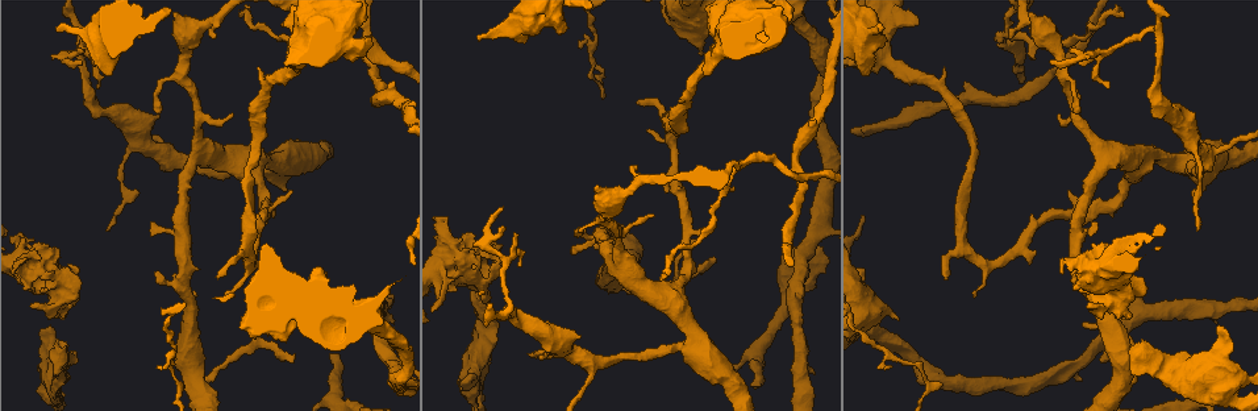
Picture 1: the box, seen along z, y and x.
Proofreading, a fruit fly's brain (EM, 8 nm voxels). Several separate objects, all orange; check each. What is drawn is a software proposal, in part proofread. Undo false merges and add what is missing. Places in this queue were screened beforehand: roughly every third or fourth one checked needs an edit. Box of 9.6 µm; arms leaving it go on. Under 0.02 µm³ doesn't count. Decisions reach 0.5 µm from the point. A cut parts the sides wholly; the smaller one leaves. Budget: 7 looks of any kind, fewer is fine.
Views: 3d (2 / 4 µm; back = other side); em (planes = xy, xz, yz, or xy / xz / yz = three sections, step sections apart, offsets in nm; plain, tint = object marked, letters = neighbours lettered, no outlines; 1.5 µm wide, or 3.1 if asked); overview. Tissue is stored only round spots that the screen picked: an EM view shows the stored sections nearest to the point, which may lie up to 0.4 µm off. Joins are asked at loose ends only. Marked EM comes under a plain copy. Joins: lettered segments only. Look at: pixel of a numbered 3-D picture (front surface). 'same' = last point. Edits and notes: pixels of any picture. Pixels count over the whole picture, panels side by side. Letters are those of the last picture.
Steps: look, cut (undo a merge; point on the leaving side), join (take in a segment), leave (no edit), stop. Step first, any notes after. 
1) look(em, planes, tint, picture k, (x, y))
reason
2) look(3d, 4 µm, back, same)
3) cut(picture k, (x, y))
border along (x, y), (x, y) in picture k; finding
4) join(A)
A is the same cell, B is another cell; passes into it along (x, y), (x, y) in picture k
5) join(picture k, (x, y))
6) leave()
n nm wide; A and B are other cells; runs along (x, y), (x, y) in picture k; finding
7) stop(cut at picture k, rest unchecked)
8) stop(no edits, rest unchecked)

look(3d, 4 µm, back, picture 1, (43, 328))
branch stops here

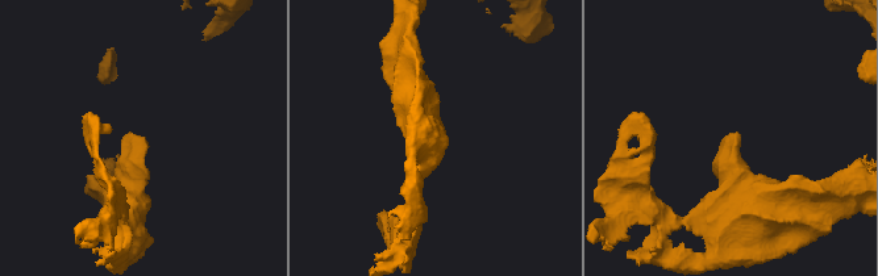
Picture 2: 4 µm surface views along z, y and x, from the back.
look(em, yz, step 4, letters, picture 2, (147, 142))

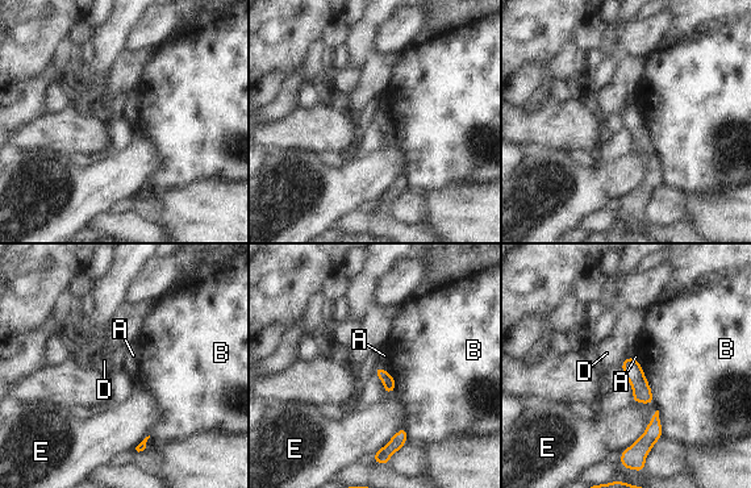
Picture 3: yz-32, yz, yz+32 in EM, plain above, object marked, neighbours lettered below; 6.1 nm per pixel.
look(em, planes, letters, same)
cut it another way

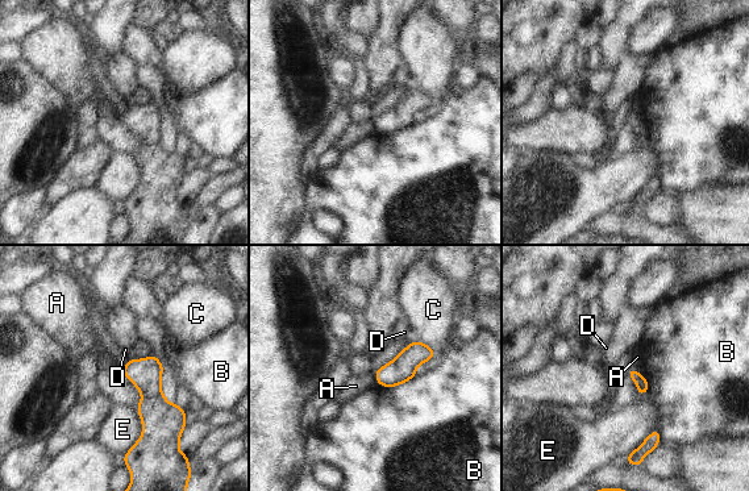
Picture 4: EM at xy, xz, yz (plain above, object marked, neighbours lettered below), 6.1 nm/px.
leave()
E touches over 300 nm; A, B, C, D and E are other cells; no lettered segment goes on from it

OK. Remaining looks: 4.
look(em, yz, step 8, tint, picture 1, (196, 379))
abrupt turn

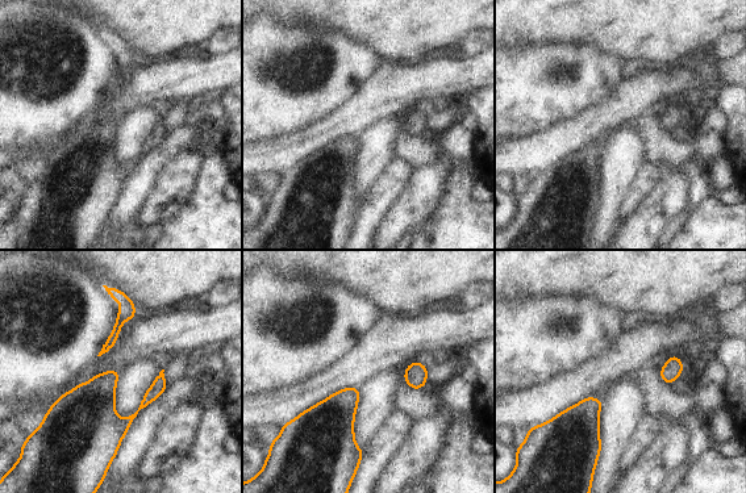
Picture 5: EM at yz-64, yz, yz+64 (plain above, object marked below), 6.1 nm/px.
look(em, planes, letters, same)

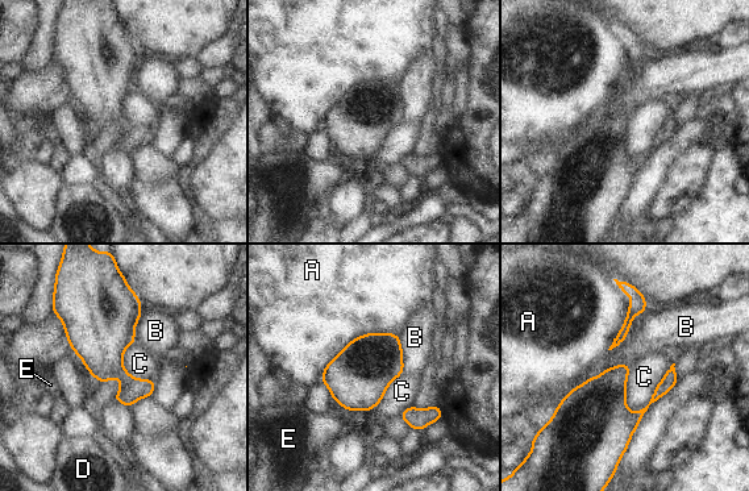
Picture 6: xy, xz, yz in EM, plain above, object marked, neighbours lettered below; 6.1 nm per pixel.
leave()
380 nm wide; A, B, C, D and E are other cells; border along (674, 362), (650, 400), (629, 412) in picture 6; one cell here

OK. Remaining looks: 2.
look(3d, 4 µm, back, picture 1, (694, 239))
tapers out

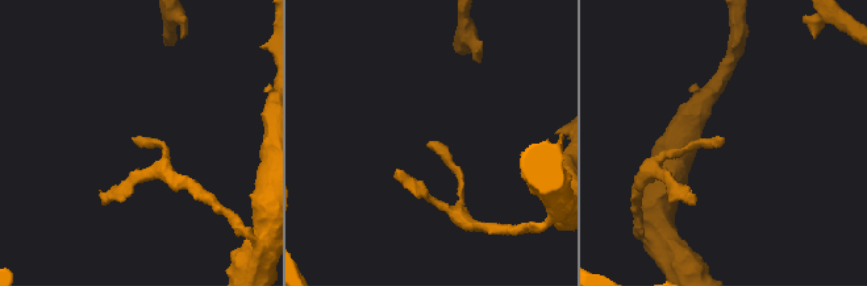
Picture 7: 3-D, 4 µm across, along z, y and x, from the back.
look(em, planes, letters, picture 7, (134, 140))
now the EM

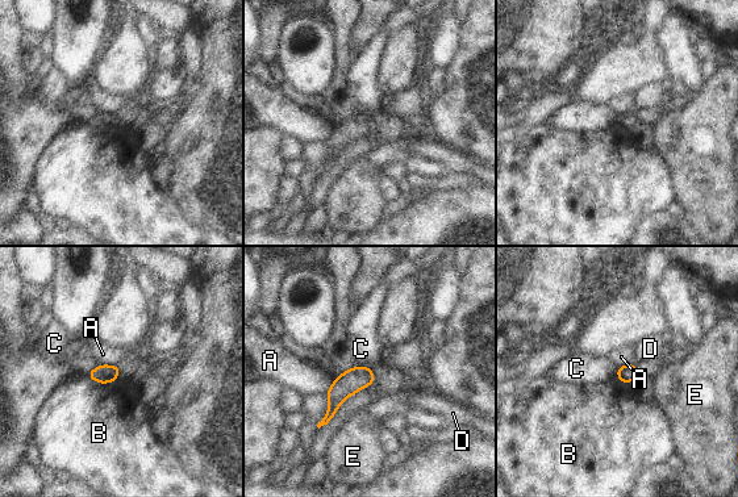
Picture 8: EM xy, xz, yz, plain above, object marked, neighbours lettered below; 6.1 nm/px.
leave()
A, B, C, D and E are other cells; border along (371, 367), (351, 367), (334, 379) in picture 8; none of them fits

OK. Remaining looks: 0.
stop(no edits, rest unchecked)

